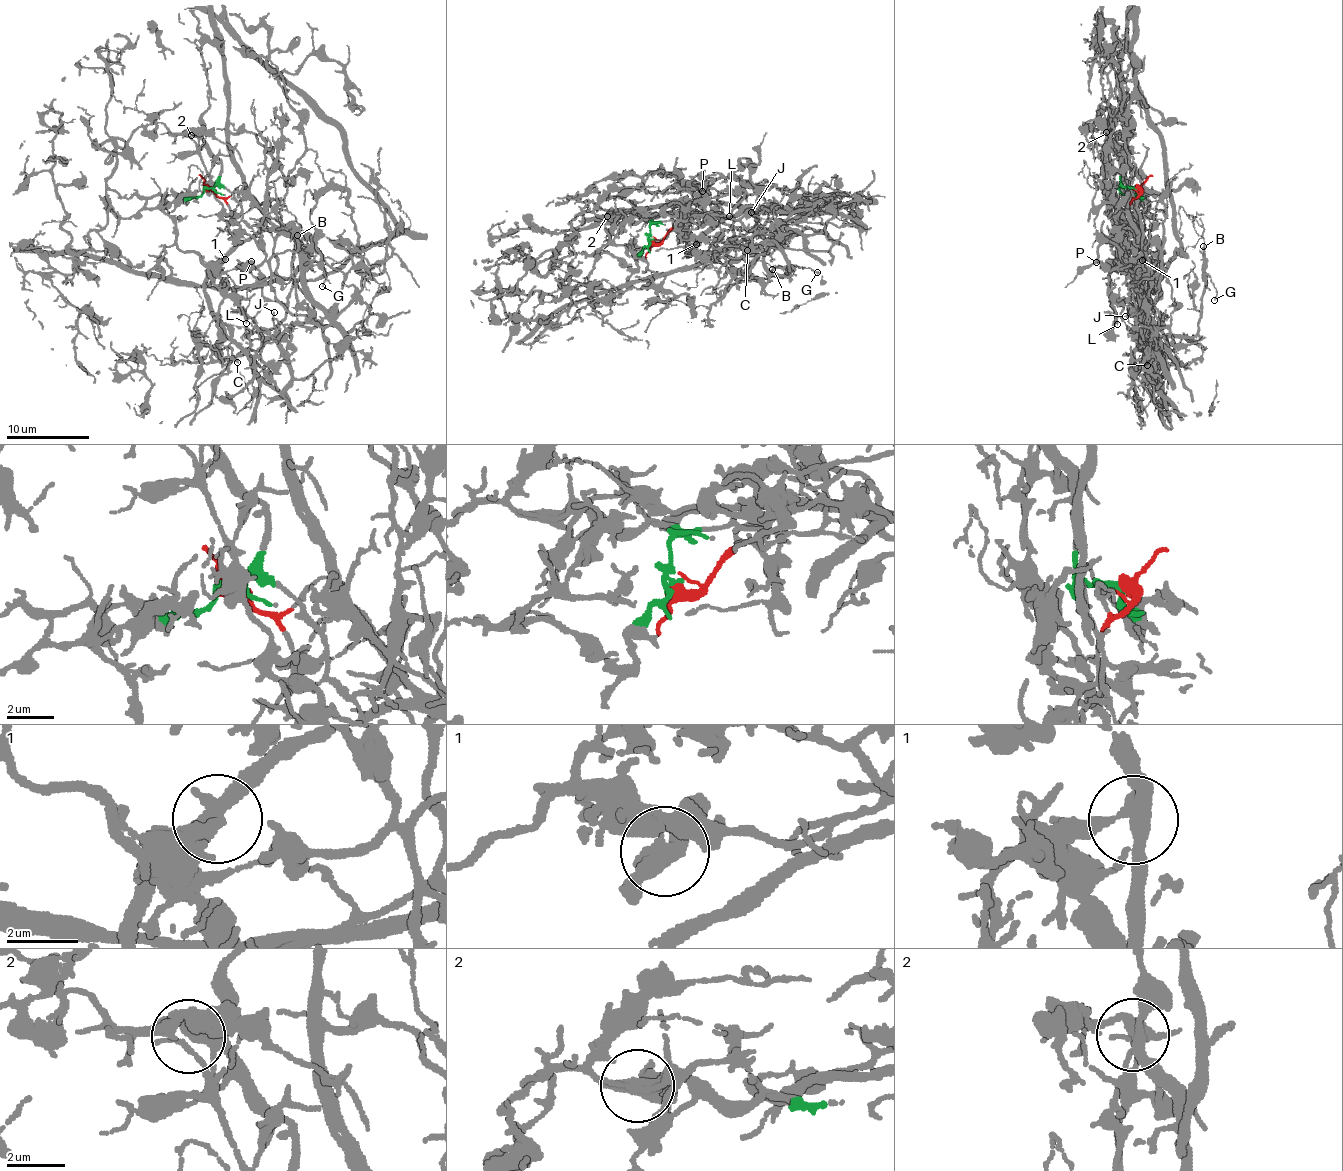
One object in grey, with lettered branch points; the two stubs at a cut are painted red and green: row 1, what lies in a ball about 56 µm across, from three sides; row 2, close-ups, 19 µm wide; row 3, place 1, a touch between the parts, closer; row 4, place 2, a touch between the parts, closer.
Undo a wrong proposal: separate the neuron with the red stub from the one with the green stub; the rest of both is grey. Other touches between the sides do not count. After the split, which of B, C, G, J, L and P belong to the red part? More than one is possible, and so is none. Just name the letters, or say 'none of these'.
B, G, J, P

